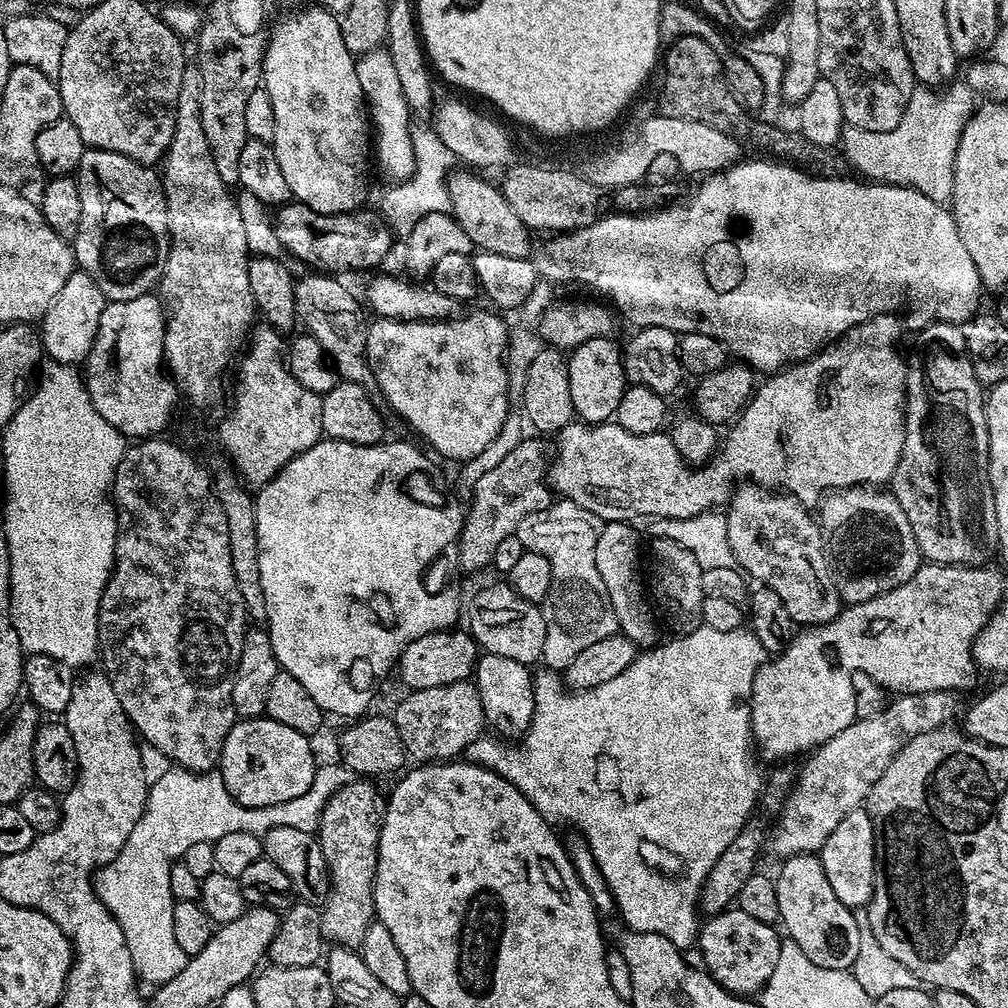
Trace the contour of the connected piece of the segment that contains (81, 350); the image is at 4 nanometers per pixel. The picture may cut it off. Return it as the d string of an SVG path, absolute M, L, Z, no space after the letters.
M73 270L70 278L66 278L66 286L58 290L46 314L39 321L43 355L48 360L57 360L59 364L83 365L94 346L94 338L98 334L98 318L102 318L105 303L102 290L98 290L98 282L94 282L90 274Z

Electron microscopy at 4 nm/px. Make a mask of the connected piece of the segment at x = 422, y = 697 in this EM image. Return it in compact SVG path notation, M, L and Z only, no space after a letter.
M461 682L450 686L430 686L426 690L409 691L408 697L396 708L394 719L398 726L398 734L402 734L404 751L416 762L448 762L459 757L485 731L482 698L475 683Z

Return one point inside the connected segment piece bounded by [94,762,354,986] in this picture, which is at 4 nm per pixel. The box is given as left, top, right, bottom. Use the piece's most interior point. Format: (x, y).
(183, 807)

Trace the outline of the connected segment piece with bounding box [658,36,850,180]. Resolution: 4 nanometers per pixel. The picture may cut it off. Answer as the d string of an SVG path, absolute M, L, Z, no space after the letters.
M700 36L680 37L667 45L662 56L664 81L660 84L659 115L670 118L686 118L690 122L706 122L714 130L732 136L745 149L757 148L757 153L780 162L791 162L810 176L821 176L827 180L838 180L849 171L843 151L835 147L818 146L810 142L799 130L787 132L780 124L764 125L749 109L745 108L732 92L724 75L720 56Z

